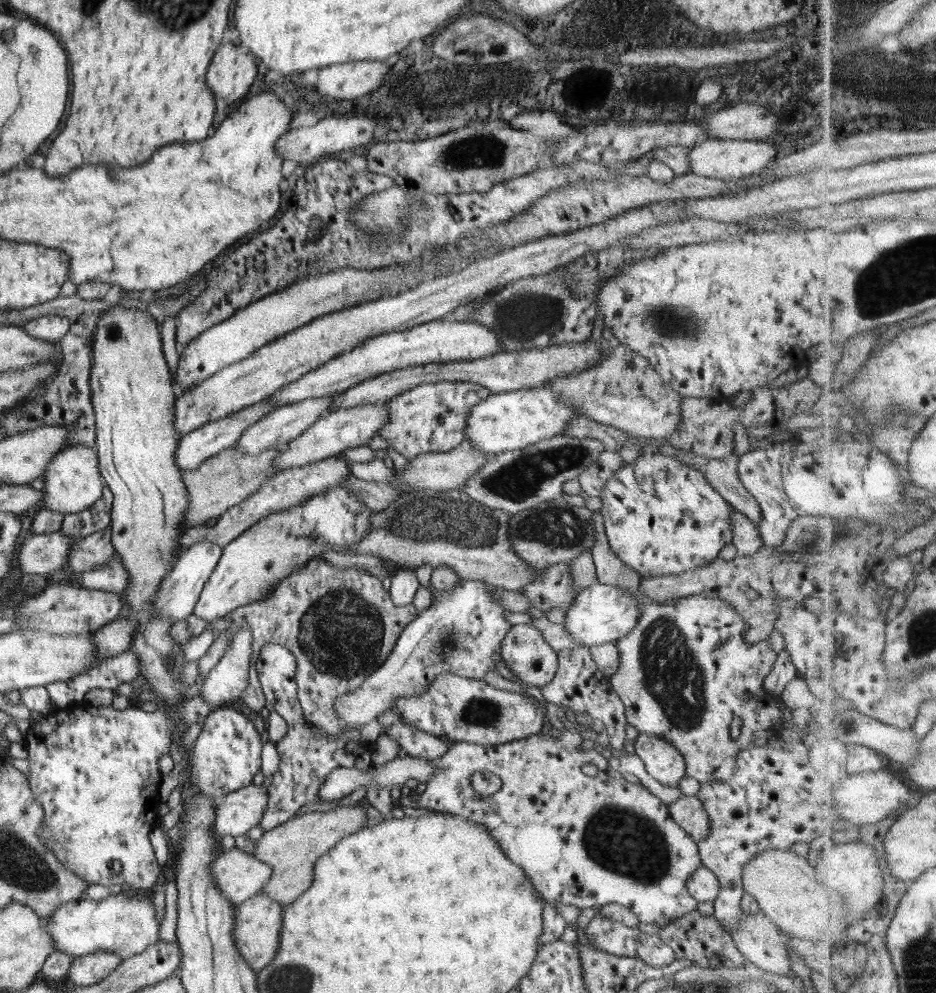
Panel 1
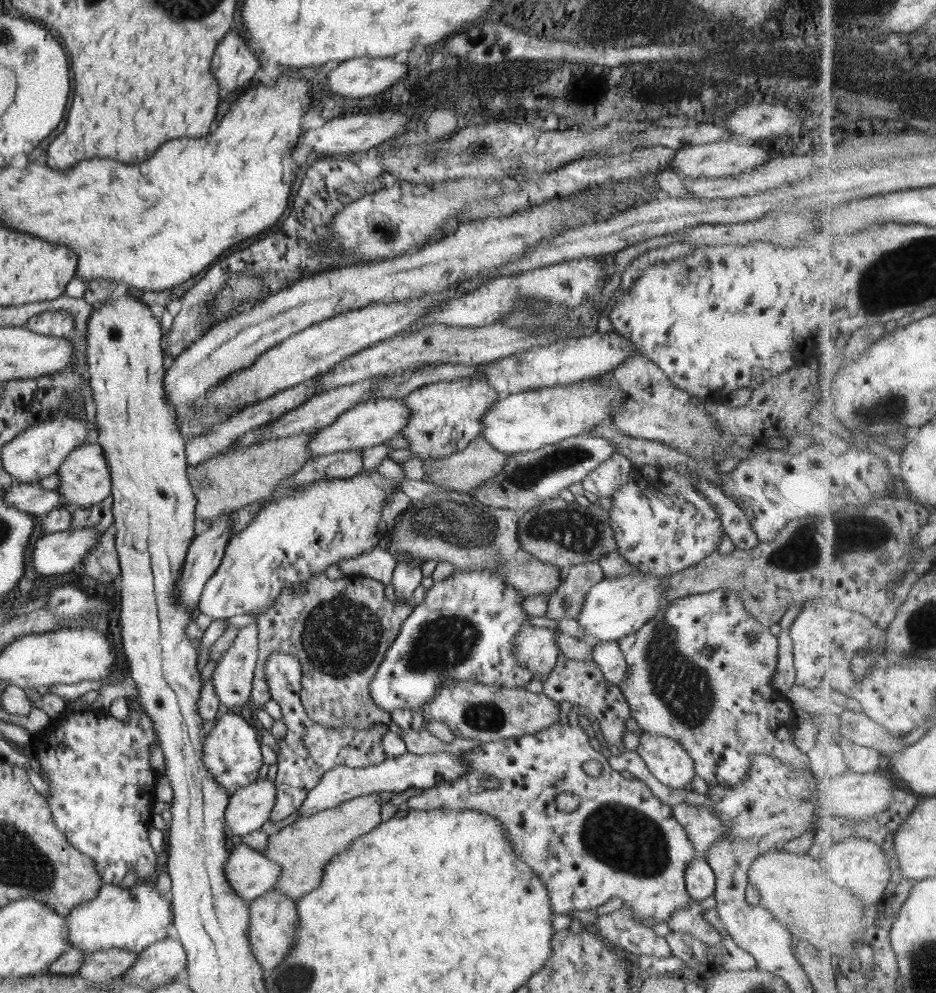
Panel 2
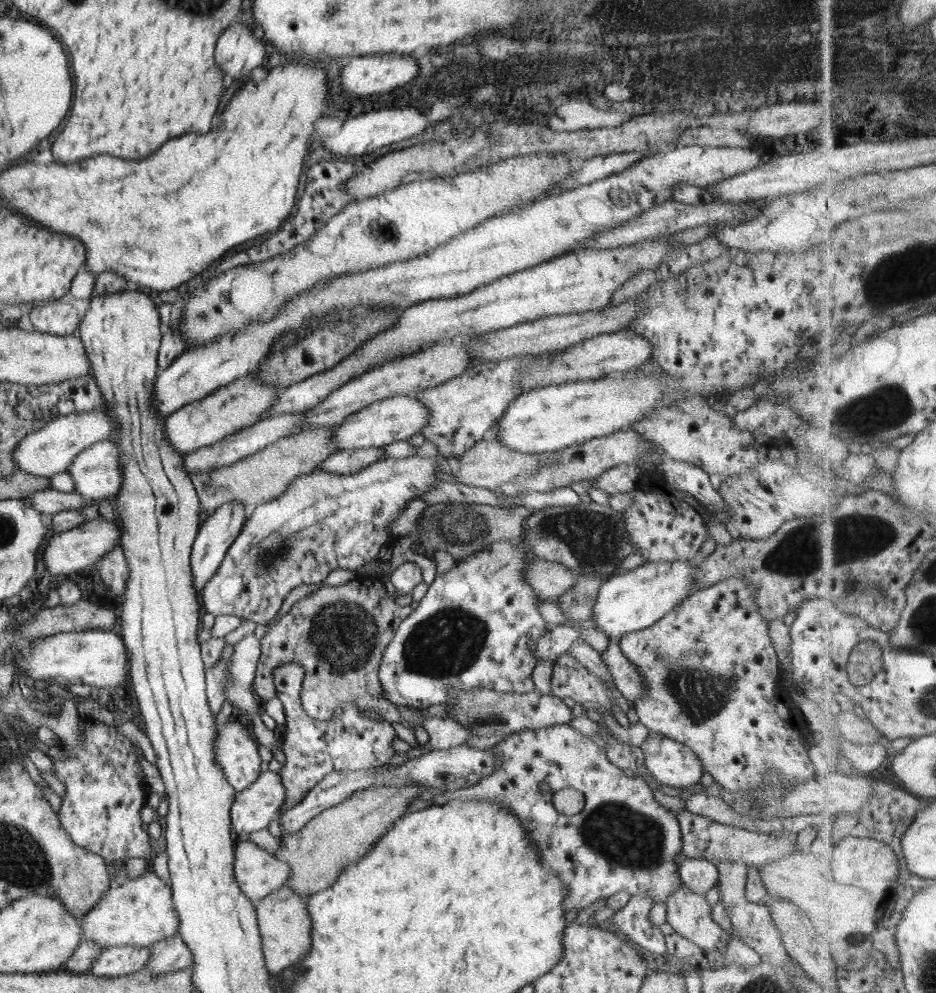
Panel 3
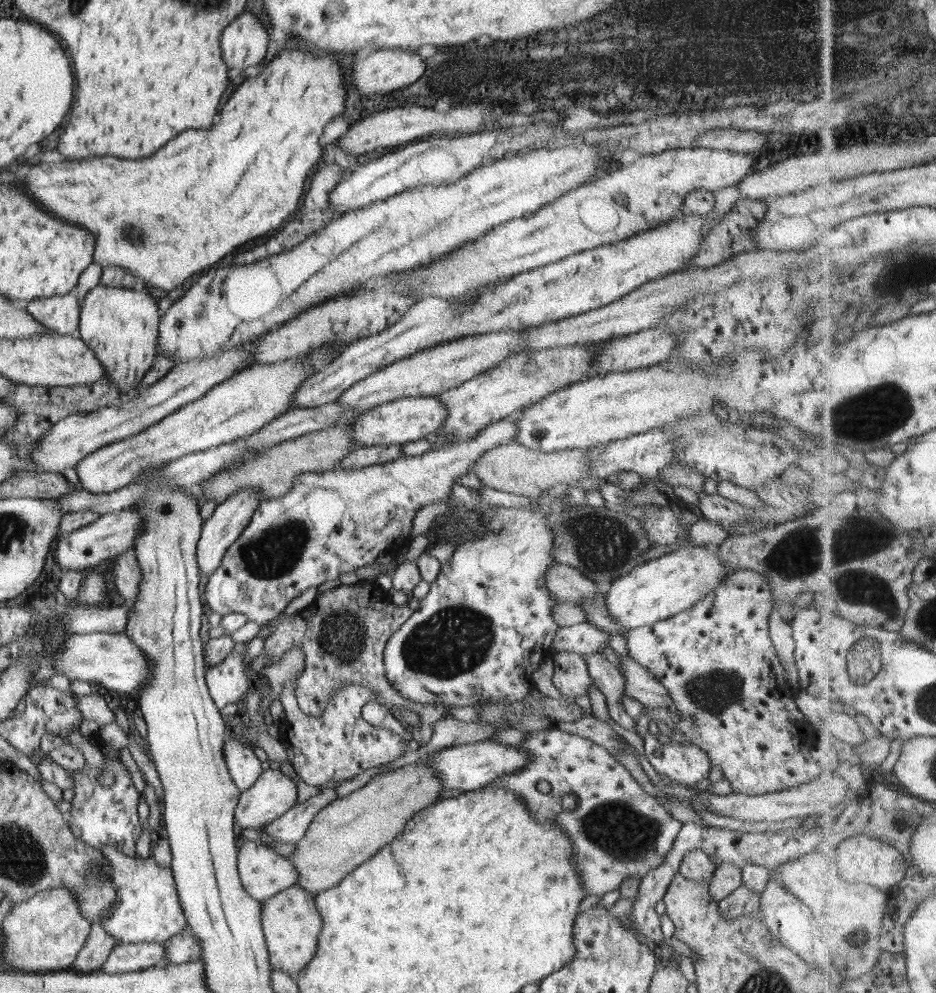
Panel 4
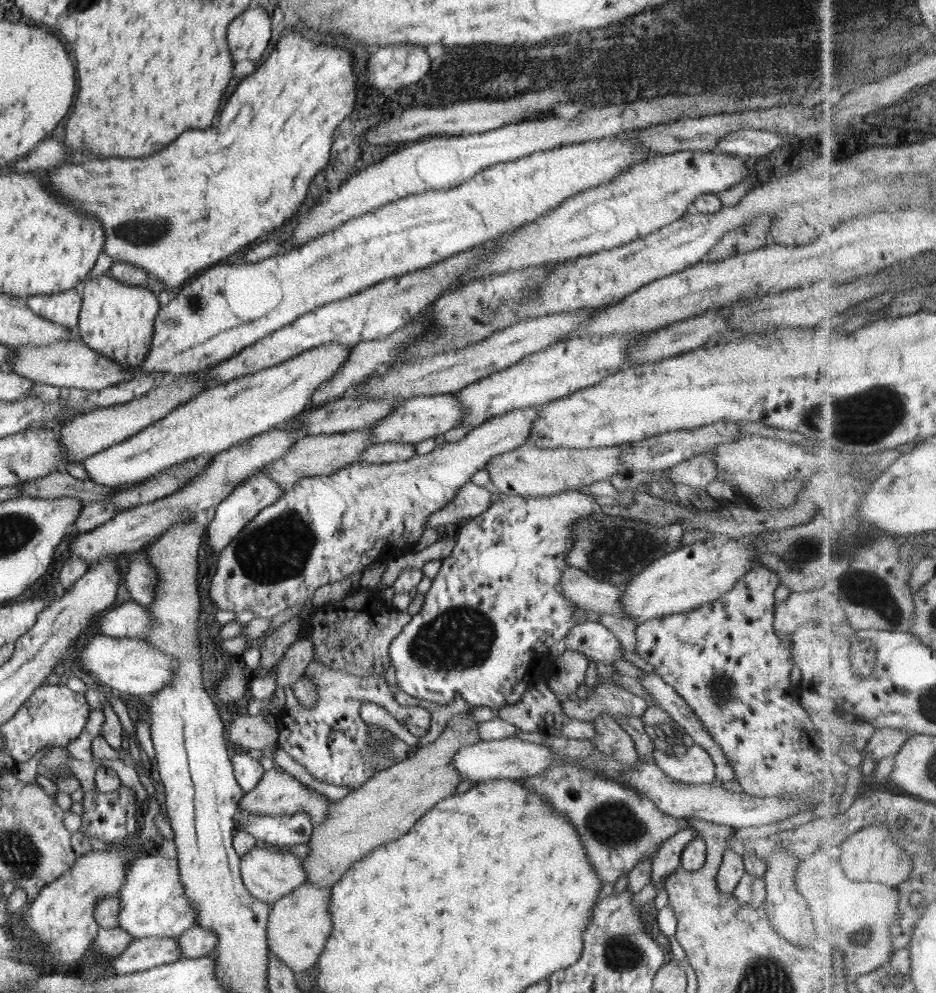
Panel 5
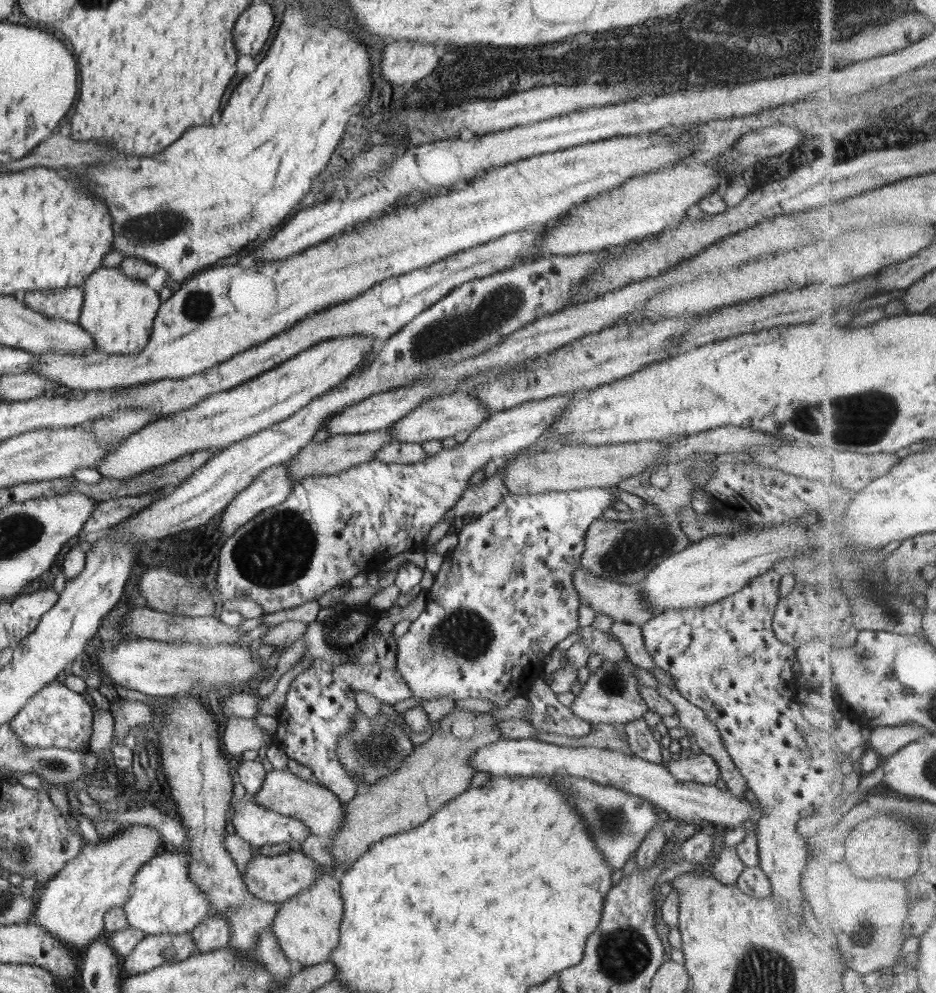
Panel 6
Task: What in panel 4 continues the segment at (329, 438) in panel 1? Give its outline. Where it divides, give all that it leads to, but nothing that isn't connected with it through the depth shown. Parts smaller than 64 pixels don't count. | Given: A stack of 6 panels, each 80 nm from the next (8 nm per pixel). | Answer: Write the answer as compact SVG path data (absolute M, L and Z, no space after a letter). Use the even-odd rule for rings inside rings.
M403 397L364 410L350 426L353 430L353 439L359 447L402 446L407 442L424 439L424 436L440 430L447 414L446 405L436 397Z

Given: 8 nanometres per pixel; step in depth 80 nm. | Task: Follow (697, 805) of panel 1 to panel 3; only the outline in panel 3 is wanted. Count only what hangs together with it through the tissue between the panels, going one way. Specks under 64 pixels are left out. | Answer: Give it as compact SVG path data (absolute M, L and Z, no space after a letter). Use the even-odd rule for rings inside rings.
M688 810L677 813L676 818L682 830L684 849L681 850L681 860L689 857L702 858L716 865L716 863L726 859L726 861L744 863L749 868L758 868L762 865L768 865L772 861L782 859L789 852L787 842L783 841L784 836L778 838L776 833L768 835L766 833L743 831L737 827L718 824L718 822L714 822L709 818L697 816L688 812Z

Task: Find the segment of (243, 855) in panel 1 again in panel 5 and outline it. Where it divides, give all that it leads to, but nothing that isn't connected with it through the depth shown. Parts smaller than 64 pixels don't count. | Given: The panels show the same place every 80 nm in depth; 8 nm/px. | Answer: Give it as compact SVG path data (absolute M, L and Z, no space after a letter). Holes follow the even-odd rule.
M254 847L244 857L240 858L241 878L245 887L252 896L258 900L272 903L280 900L280 897L290 894L307 882L307 874L300 864L300 858L280 848Z

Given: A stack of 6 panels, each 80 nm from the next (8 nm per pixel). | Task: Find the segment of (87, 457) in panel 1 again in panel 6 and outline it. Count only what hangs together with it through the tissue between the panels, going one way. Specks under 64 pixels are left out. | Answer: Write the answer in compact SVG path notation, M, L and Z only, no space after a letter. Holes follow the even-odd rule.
M350 336L320 342L272 371L248 380L248 383L214 393L196 406L168 418L152 420L114 448L110 455L106 455L96 465L96 469L105 480L122 480L200 450L212 449L218 453L247 436L286 420L311 400L345 382L366 361L366 357L372 353L373 344L376 343L374 338L368 336Z

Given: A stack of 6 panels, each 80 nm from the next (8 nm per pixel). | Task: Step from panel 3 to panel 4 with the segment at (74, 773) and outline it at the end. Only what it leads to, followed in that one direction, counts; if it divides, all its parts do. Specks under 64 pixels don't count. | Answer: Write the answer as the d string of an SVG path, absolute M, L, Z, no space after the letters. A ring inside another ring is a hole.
M98 735L98 739L102 742L102 745L107 748L108 751L103 752L106 757L106 763L102 765L102 768L97 768L86 763L84 769L80 773L71 773L74 786L74 798L72 803L72 810L70 811L70 819L68 826L74 834L74 838L77 838L80 842L88 843L92 845L96 850L99 850L102 845L108 845L109 847L116 848L116 851L124 856L130 858L137 857L135 844L140 838L144 825L140 824L138 815L138 805L141 794L138 794L136 786L132 783L132 777L130 773L126 772L120 757L118 757L119 750L112 748L106 742L101 740ZM104 769L111 770L114 773L116 782L111 787L107 785L104 787L98 783L98 774Z

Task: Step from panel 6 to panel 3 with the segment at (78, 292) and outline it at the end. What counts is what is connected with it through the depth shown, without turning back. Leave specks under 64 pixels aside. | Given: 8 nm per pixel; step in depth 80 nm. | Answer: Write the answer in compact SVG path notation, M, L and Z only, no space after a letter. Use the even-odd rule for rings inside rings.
M67 294L60 299L35 303L28 318L36 331L55 336L72 335L78 327L78 312L71 300Z

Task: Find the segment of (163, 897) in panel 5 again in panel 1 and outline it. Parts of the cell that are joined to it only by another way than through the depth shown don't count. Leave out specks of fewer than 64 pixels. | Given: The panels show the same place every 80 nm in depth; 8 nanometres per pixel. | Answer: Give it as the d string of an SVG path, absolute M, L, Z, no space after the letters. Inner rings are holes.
M152 891L129 894L128 892L107 895L107 898L94 901L80 899L61 904L56 912L48 916L48 932L57 950L79 957L98 951L117 954L127 959L140 954L147 946L160 940L160 925L156 918Z

